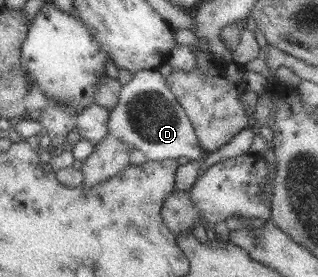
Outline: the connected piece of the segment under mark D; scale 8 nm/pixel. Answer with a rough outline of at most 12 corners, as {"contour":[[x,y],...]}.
{"contour":[[156,69],[122,79],[107,134],[146,161],[201,159]]}

